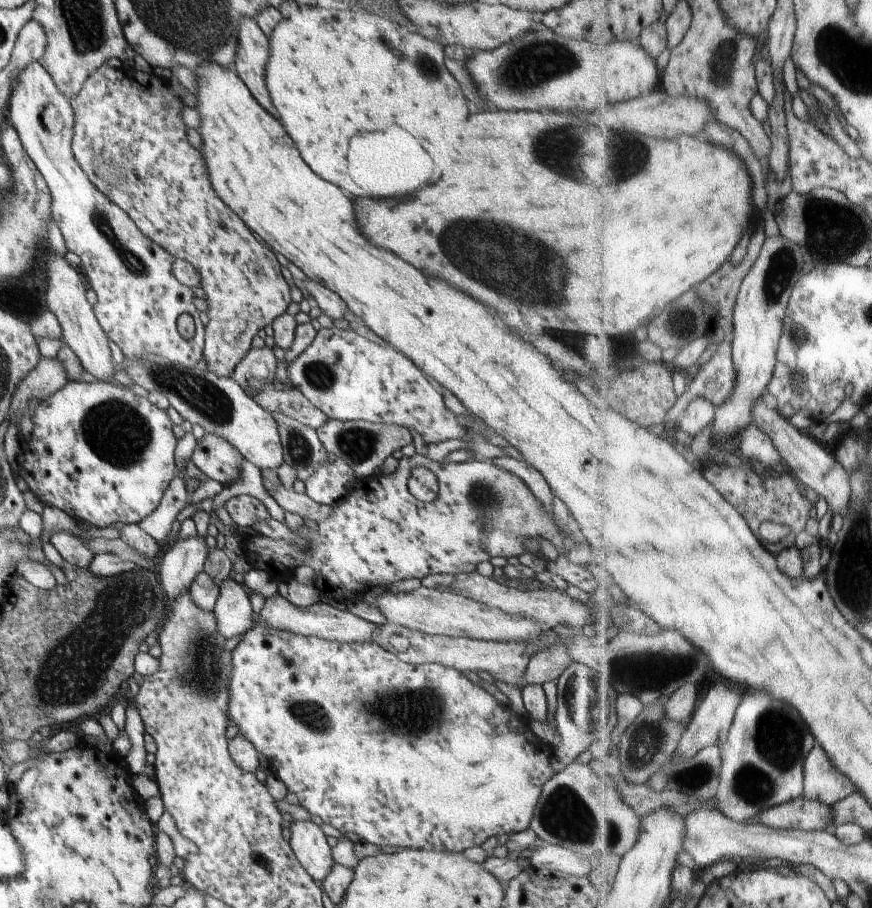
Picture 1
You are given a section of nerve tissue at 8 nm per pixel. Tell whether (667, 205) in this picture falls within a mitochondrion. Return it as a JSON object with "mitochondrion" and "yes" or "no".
{"mitochondrion":"no"}

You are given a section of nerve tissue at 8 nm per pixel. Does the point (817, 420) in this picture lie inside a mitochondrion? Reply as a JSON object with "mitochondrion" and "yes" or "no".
{"mitochondrion":"no"}

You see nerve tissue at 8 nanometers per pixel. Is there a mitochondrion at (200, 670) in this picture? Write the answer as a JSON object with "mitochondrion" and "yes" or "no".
{"mitochondrion":"yes"}

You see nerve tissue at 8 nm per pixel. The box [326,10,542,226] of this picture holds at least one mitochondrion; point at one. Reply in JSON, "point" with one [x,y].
{"point":[423,63]}

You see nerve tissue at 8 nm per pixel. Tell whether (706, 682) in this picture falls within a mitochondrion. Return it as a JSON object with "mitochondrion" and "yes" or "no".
{"mitochondrion":"no"}

